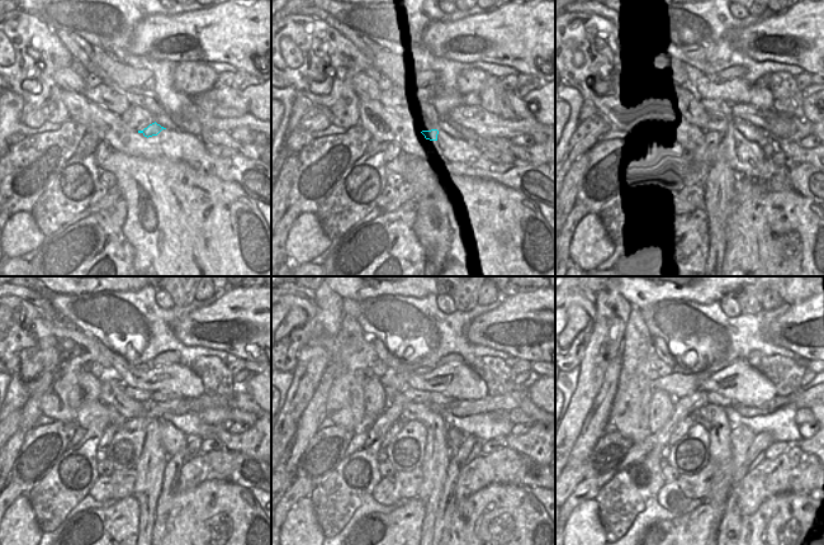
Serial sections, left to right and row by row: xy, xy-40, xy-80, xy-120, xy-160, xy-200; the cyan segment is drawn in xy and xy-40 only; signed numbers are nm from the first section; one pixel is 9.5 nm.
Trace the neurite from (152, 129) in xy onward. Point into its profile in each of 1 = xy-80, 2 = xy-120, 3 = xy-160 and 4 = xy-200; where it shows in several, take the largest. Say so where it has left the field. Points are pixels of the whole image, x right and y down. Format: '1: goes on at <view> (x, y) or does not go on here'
1: goes on at xy-80 (694, 165)
2: goes on at xy-120 (124, 449)
3: goes on at xy-160 (406, 451)
4: goes on at xy-200 (690, 454)

